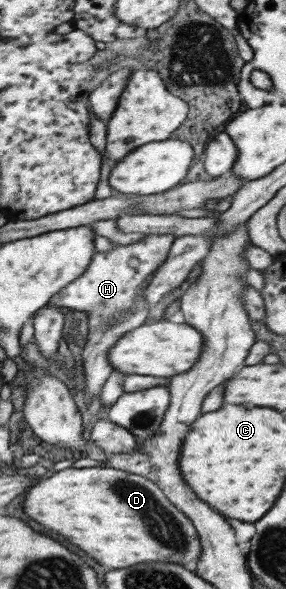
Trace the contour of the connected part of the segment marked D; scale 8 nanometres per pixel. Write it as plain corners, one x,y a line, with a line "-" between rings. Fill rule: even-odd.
71,466
60,471
53,473
51,476
48,474
45,477
40,477
36,480
27,490
22,501
22,513
26,517
30,517
32,521
36,521
42,529
48,529
50,533
62,535
68,543
76,545
80,551
84,551
90,559
94,559
98,565
106,567
106,569
122,569
122,567
130,567
136,563
144,563
144,561
170,561
170,563
177,563
179,566
184,567
188,571
195,573
195,565
199,558
199,536
194,529
194,526
183,513
180,513
165,497
162,490
156,487
149,479
141,475
134,475
126,473
122,470
112,469
106,466
93,466
84,468
72,468

